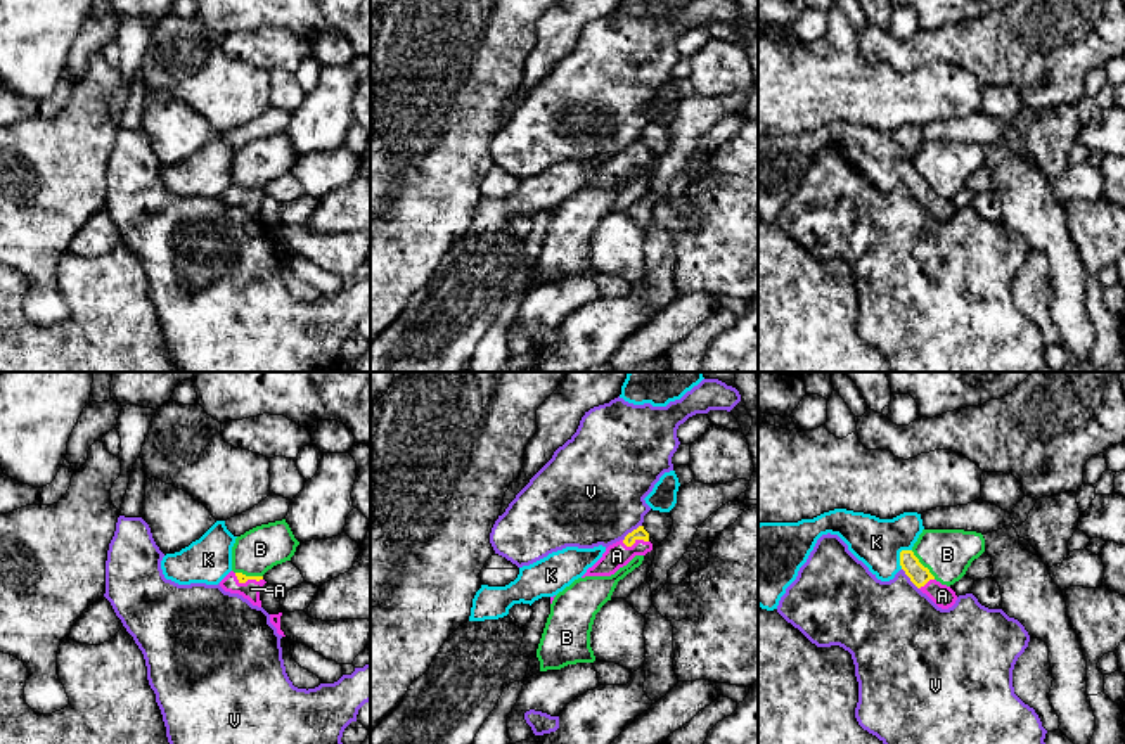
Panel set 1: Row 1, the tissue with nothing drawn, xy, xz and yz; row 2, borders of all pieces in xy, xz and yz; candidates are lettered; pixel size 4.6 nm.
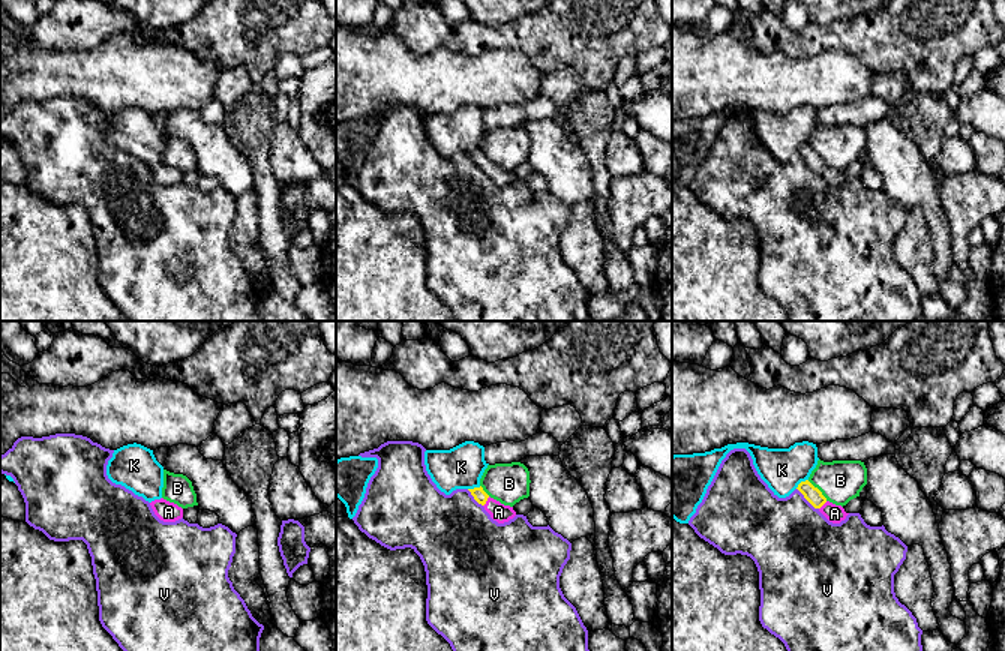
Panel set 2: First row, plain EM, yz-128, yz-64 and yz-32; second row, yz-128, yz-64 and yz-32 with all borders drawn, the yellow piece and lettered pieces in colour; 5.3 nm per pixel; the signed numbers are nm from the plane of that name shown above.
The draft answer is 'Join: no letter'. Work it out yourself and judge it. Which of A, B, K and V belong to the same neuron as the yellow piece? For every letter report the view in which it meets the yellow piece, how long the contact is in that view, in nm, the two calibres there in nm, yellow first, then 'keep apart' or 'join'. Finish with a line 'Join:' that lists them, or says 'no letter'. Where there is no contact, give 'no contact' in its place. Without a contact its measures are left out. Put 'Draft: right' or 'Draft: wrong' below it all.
A: xz | 130 nm | 60/120 nm | join
B: yz | 180 nm | 90/220 nm | keep apart
K: yz | 110 nm | 90/220 nm | keep apart
V: xz | 120 nm | 60/460 nm | keep apart
Join: A
Draft: wrong

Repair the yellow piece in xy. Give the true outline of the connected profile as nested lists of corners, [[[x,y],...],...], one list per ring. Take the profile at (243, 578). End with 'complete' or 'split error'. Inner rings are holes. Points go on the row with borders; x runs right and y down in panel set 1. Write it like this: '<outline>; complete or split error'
[[[230,571],[222,581],[220,587],[225,592],[239,593],[248,599],[253,606],[261,607],[260,592],[267,581],[263,576],[246,576],[242,573]]]; split error

